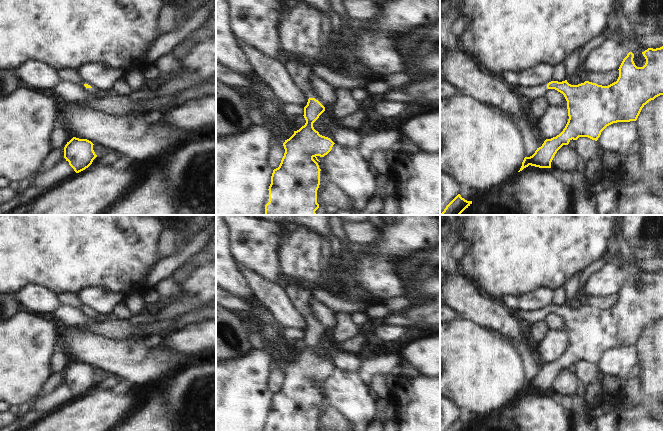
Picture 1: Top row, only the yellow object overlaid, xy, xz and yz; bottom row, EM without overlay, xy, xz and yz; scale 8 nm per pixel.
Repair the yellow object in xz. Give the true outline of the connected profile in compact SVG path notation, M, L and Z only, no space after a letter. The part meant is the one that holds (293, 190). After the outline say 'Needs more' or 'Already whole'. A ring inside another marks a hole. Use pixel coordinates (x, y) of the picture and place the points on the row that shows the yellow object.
M290 58L284 65L292 81L308 99L303 115L306 123L283 143L285 153L279 167L273 170L271 176L265 215L316 215L315 211L319 208L317 190L321 171L317 157L327 155L335 143L330 138L320 135L313 127L313 123L325 111L325 107L314 98L314 93L308 87L308 77L312 73L309 64L298 58Z. Needs more

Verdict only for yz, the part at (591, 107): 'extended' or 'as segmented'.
extended

